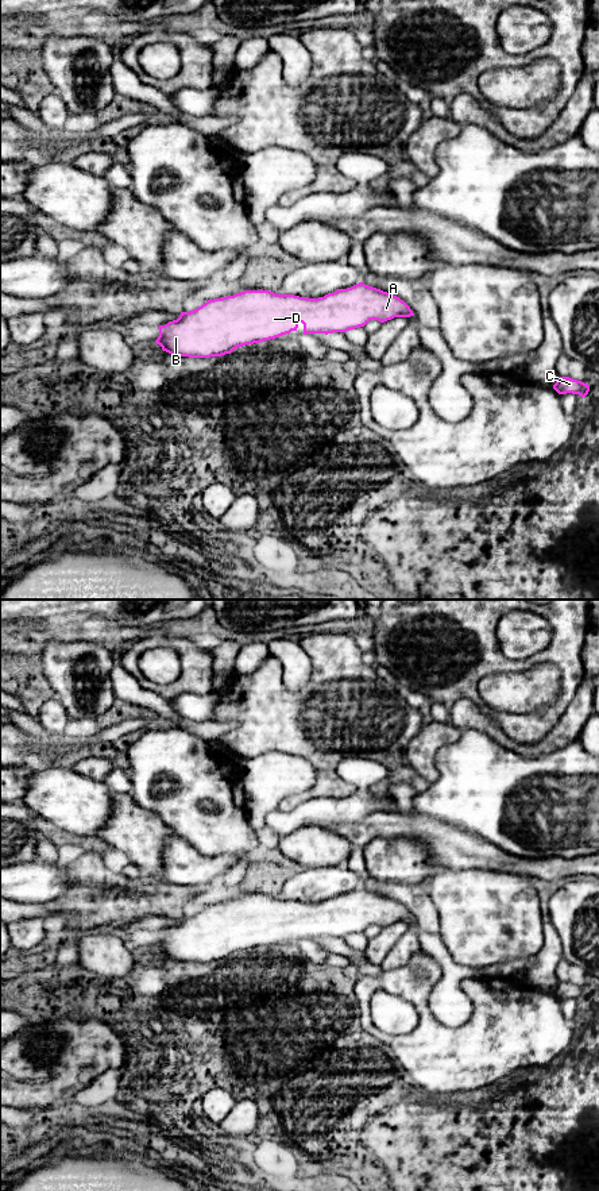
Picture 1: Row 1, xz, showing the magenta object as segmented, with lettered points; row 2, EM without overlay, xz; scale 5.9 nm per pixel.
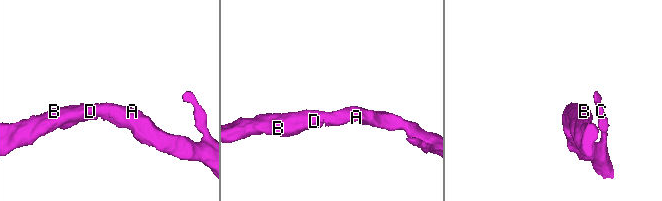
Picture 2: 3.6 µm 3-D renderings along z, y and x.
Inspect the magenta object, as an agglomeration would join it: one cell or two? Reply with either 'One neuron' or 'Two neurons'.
One neuron

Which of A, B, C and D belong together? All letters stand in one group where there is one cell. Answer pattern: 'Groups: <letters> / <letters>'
Groups: A B C D

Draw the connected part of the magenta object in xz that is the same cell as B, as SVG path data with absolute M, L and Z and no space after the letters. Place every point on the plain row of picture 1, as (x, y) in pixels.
M363 887L318 903L244 895L181 917L177 925L158 932L155 948L175 961L210 963L290 938L300 928L304 940L328 940L364 932L370 925L410 921L413 916L399 902Z

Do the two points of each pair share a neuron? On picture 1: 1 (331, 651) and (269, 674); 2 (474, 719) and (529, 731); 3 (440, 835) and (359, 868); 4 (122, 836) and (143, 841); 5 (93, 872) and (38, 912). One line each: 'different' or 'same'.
1: same
2: different
3: different
4: same
5: different

